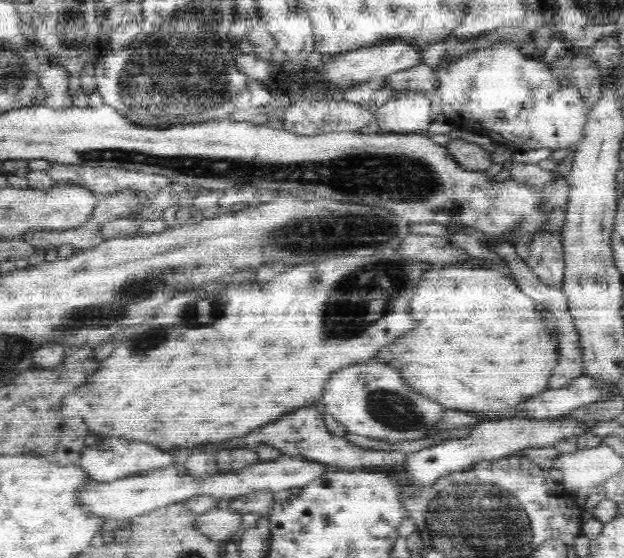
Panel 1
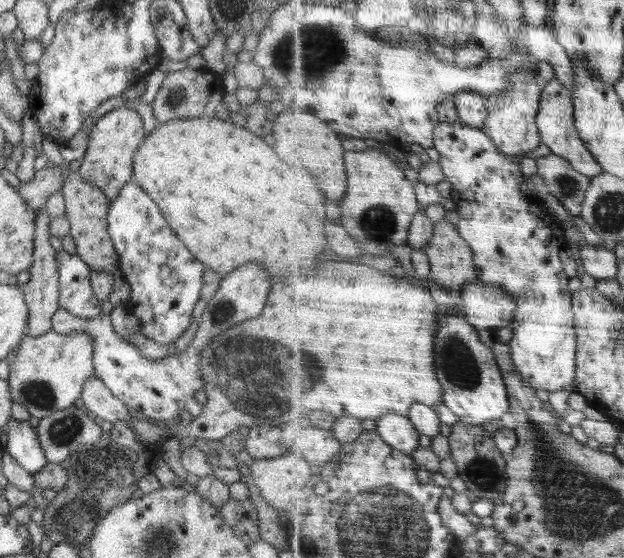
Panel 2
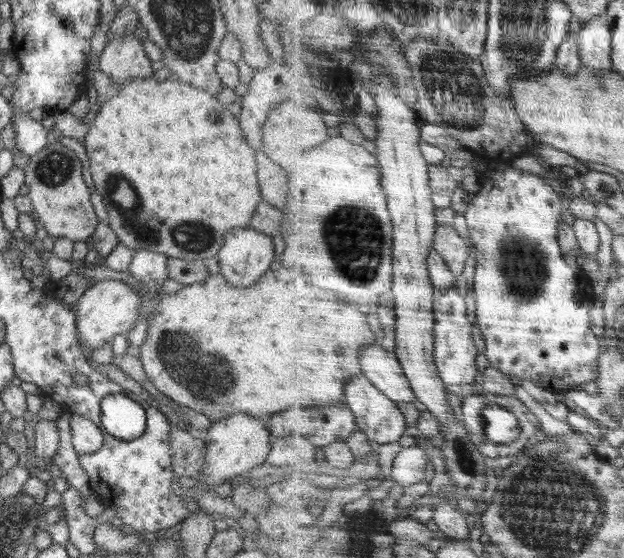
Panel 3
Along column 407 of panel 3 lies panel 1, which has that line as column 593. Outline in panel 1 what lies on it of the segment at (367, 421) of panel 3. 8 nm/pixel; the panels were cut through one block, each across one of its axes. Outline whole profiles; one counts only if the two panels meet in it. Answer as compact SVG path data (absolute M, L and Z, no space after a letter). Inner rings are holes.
M562 413L551 417L535 417L530 415L514 415L501 419L483 420L480 424L468 428L470 432L464 438L444 441L429 448L424 448L408 456L408 476L414 477L418 483L431 483L444 473L466 468L470 463L484 459L497 459L520 452L528 448L544 448L564 443L570 438L577 440L594 430L597 425L589 420L577 420L571 413Z

